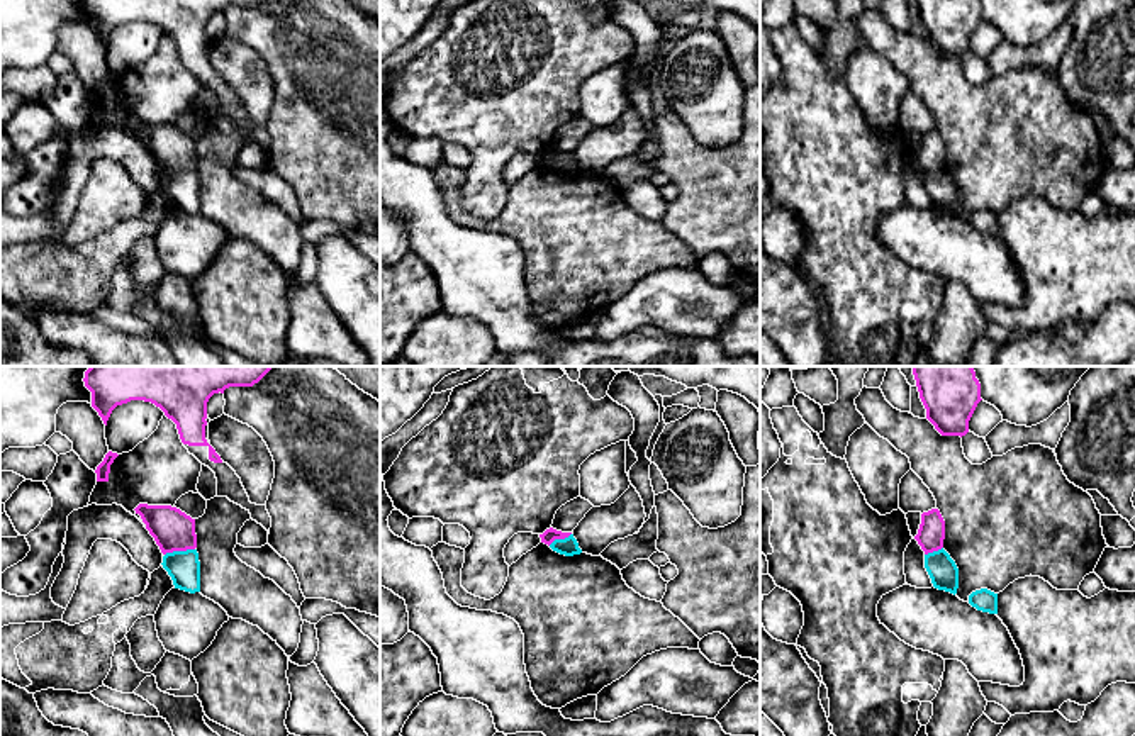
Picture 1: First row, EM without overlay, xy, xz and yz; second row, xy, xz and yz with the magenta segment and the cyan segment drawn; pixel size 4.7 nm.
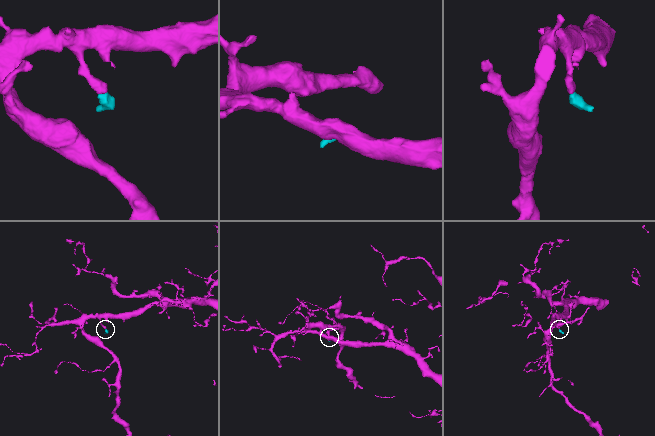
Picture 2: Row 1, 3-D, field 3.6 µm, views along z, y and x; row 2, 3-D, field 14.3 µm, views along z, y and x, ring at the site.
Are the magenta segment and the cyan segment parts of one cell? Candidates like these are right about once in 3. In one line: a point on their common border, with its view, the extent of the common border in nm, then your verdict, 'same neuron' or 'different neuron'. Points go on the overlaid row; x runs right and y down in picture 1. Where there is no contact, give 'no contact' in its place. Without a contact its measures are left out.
contact xy (178, 550); length 150 nm; different neuron

